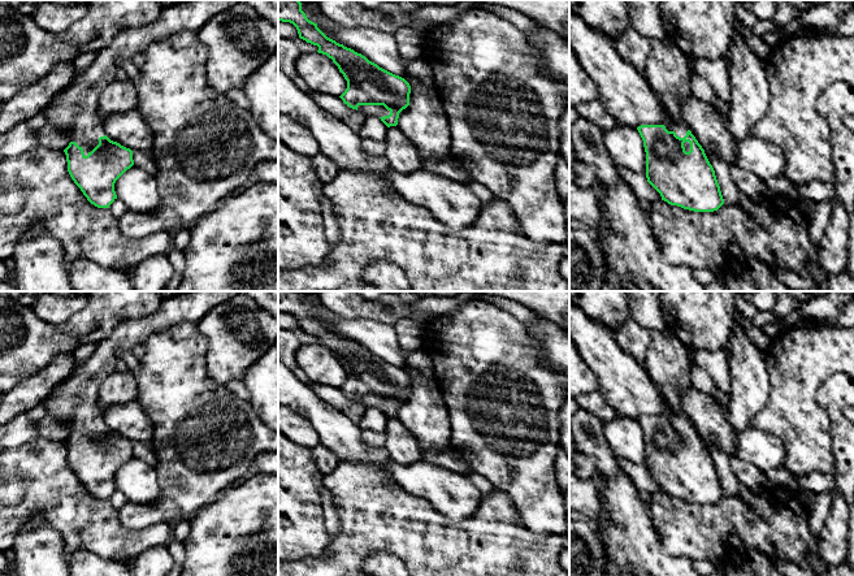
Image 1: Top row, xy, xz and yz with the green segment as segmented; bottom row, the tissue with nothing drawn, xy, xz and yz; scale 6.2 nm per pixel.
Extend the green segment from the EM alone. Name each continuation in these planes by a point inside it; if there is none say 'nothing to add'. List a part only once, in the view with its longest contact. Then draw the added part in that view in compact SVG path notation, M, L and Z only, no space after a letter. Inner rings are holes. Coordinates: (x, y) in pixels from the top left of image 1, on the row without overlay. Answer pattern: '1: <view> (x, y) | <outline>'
1: xz (377, 402) | M359 397L357 402L365 407L385 408L390 406L383 397Z

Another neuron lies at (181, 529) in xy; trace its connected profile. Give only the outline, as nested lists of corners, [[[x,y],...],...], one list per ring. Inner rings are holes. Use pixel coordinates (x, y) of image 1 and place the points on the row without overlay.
[[[181,520],[173,524],[173,537],[181,542],[183,542],[190,534],[190,521]]]

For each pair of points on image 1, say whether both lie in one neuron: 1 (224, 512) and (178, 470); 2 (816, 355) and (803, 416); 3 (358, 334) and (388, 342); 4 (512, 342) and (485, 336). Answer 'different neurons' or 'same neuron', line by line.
1: different neurons
2: same neuron
3: same neuron
4: same neuron

